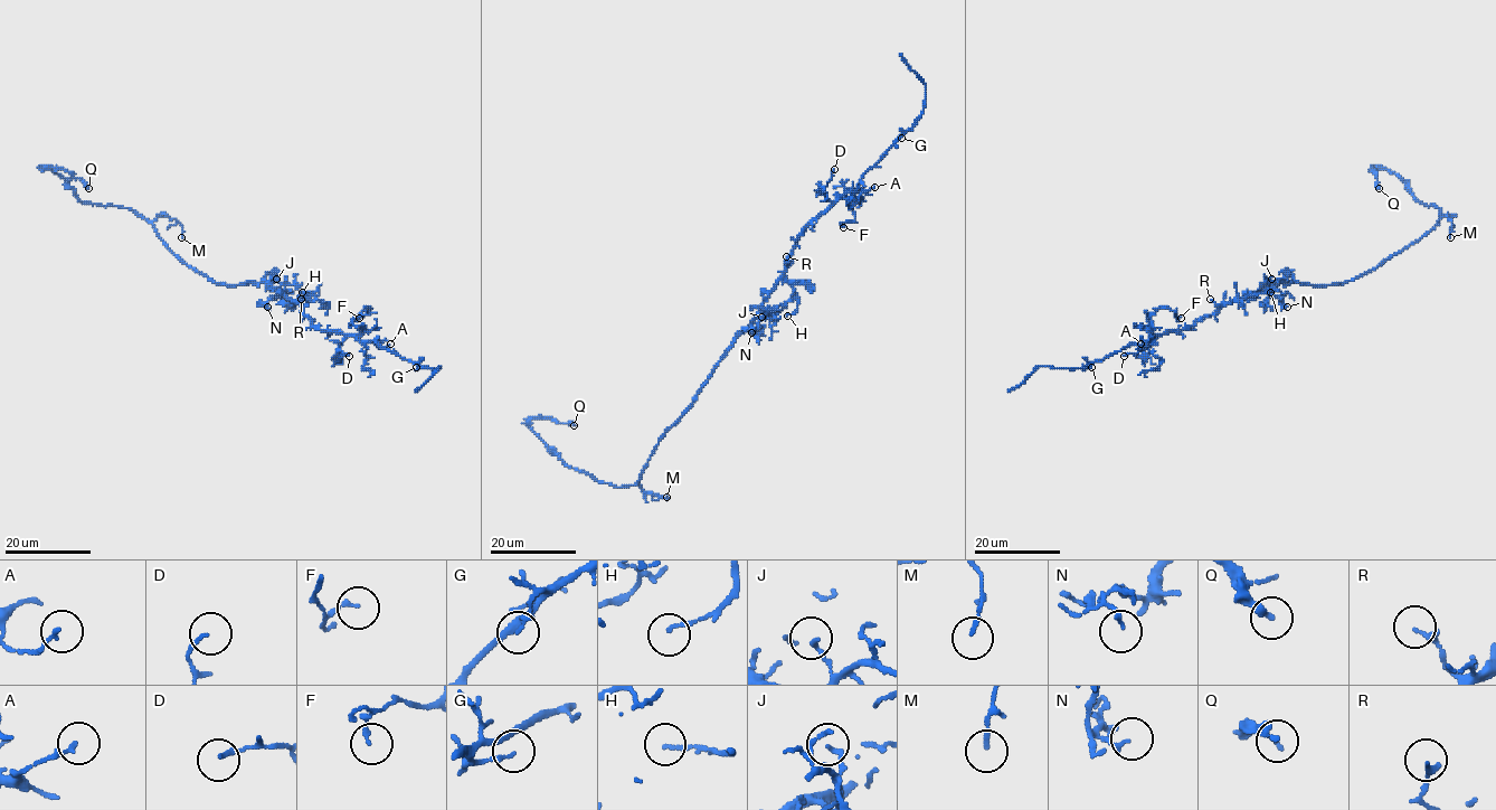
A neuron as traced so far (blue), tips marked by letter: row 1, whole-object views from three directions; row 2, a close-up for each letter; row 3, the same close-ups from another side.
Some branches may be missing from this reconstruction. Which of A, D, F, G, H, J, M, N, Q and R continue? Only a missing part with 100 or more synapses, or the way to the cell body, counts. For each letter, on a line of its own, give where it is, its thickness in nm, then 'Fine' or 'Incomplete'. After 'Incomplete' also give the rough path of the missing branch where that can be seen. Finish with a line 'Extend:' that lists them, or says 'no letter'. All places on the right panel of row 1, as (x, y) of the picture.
A: Place: (1141, 344). Thickness 130 nm. Fine
D: Place: (1124, 356). Thickness 150 nm. Fine
F: Place: (1181, 318). Thickness 140 nm. Fine
G: Place: (1091, 367). Thickness 140 nm. Fine
H: Place: (1270, 292). Thickness 130 nm. Fine
J: Place: (1271, 279). Thickness 150 nm. Fine
M: Place: (1450, 237). Thickness 140 nm. Fine
N: Place: (1287, 307). Thickness 120 nm. Fine
Q: Place: (1379, 188). Thickness 280 nm. Fine
R: Place: (1210, 299). Thickness 190 nm. Fine
Extend: no letter

